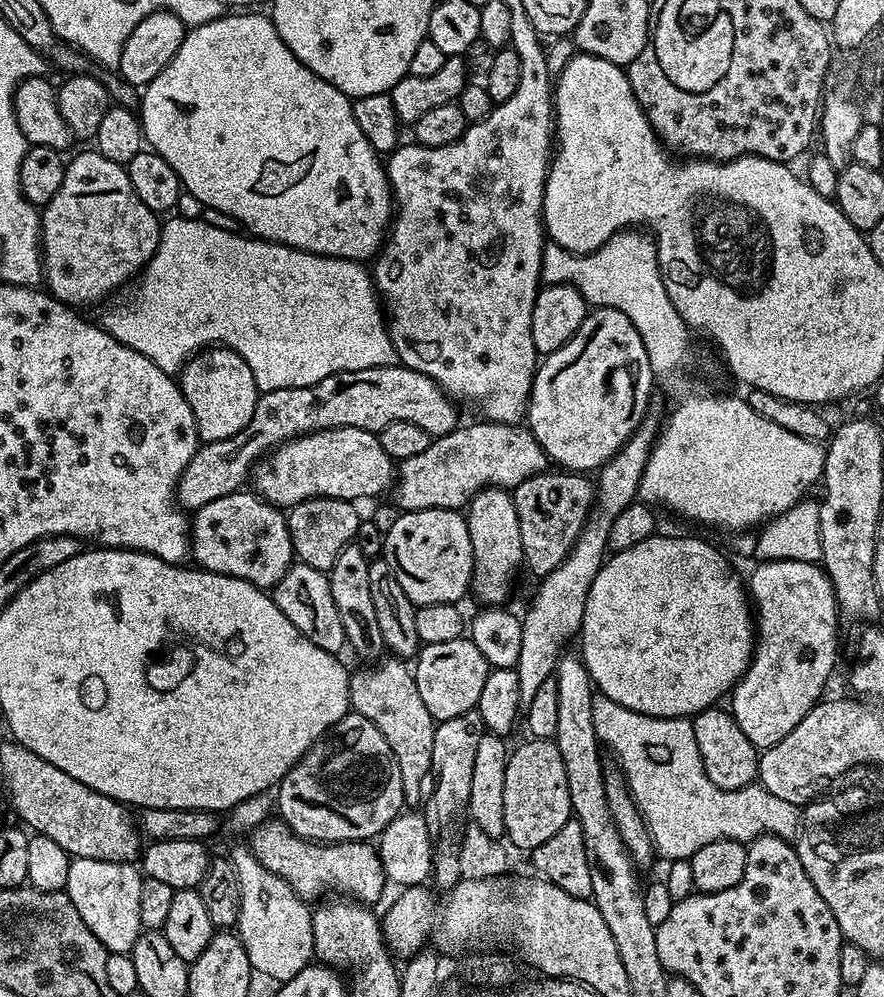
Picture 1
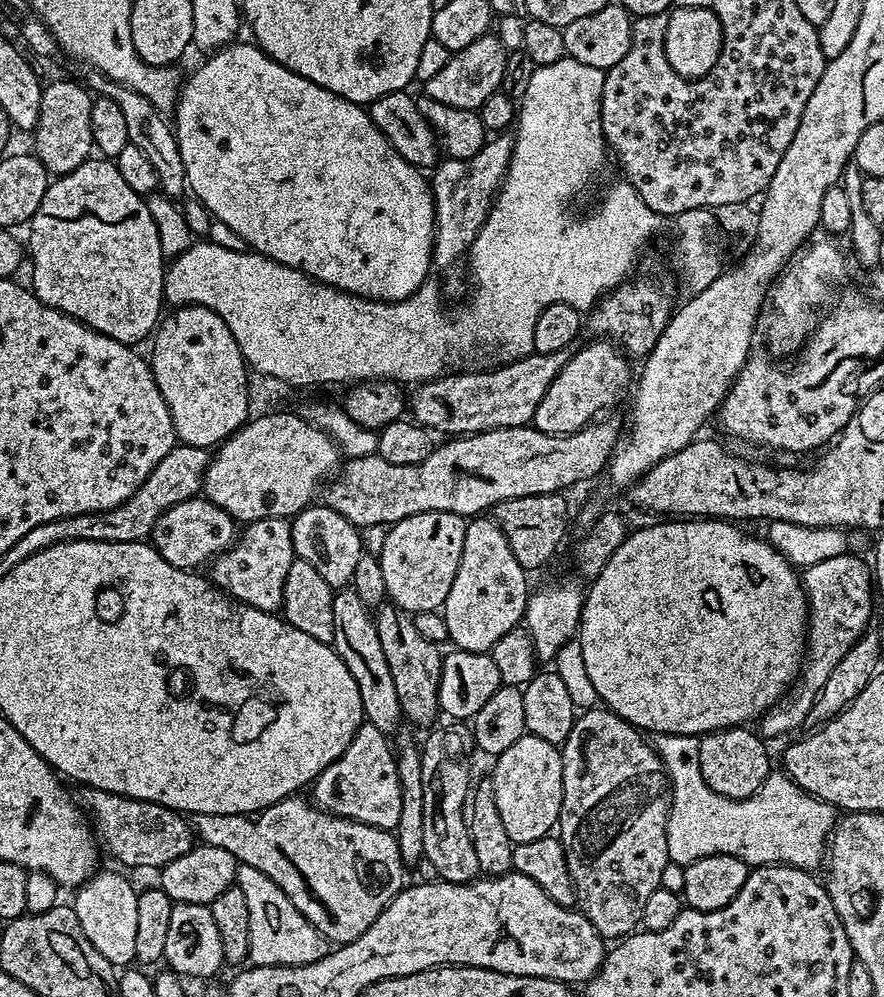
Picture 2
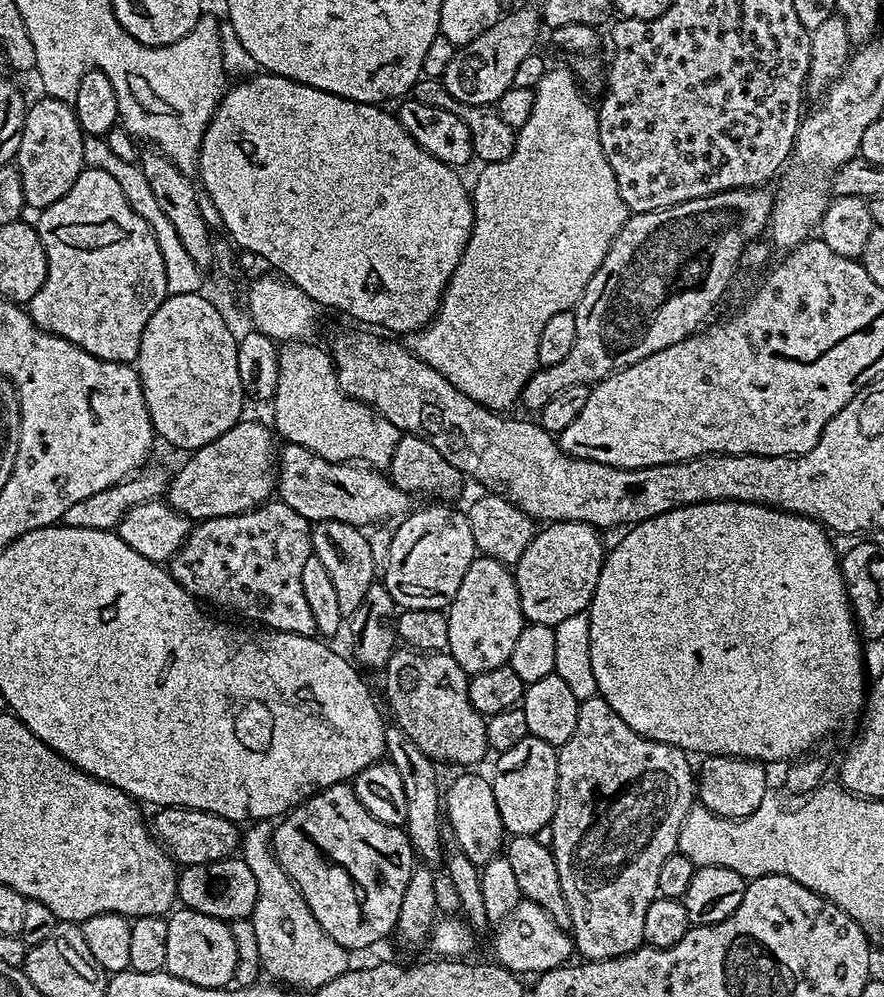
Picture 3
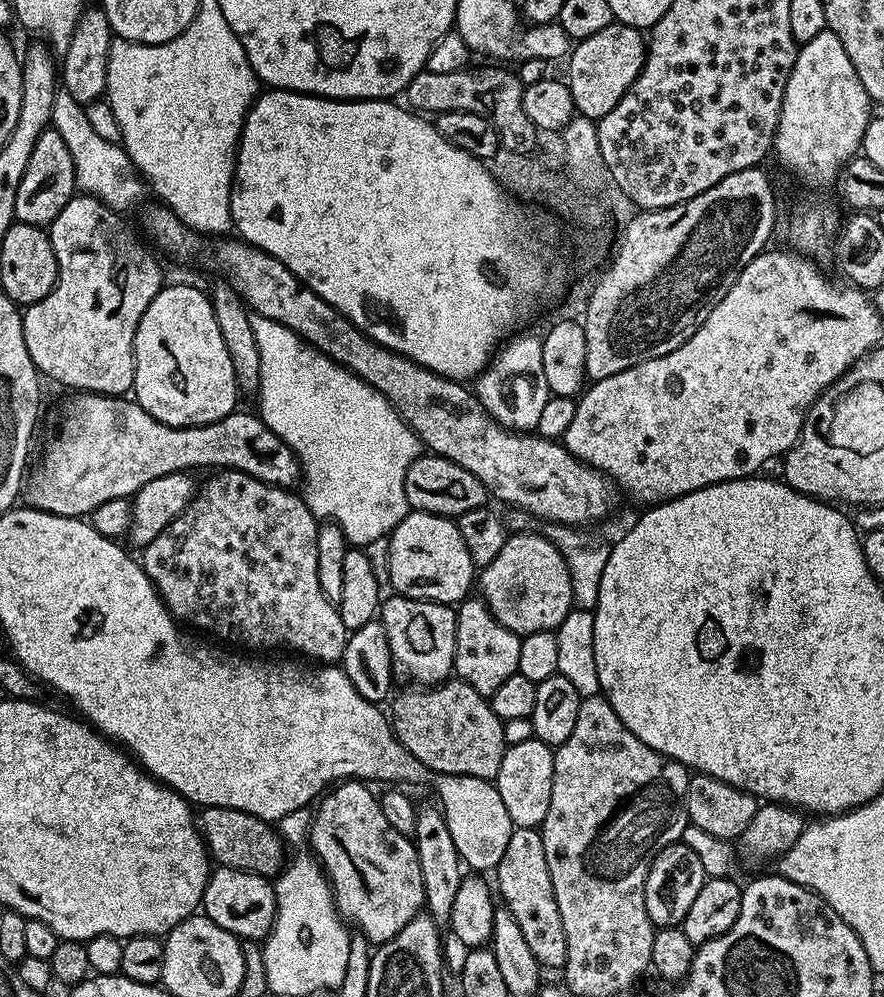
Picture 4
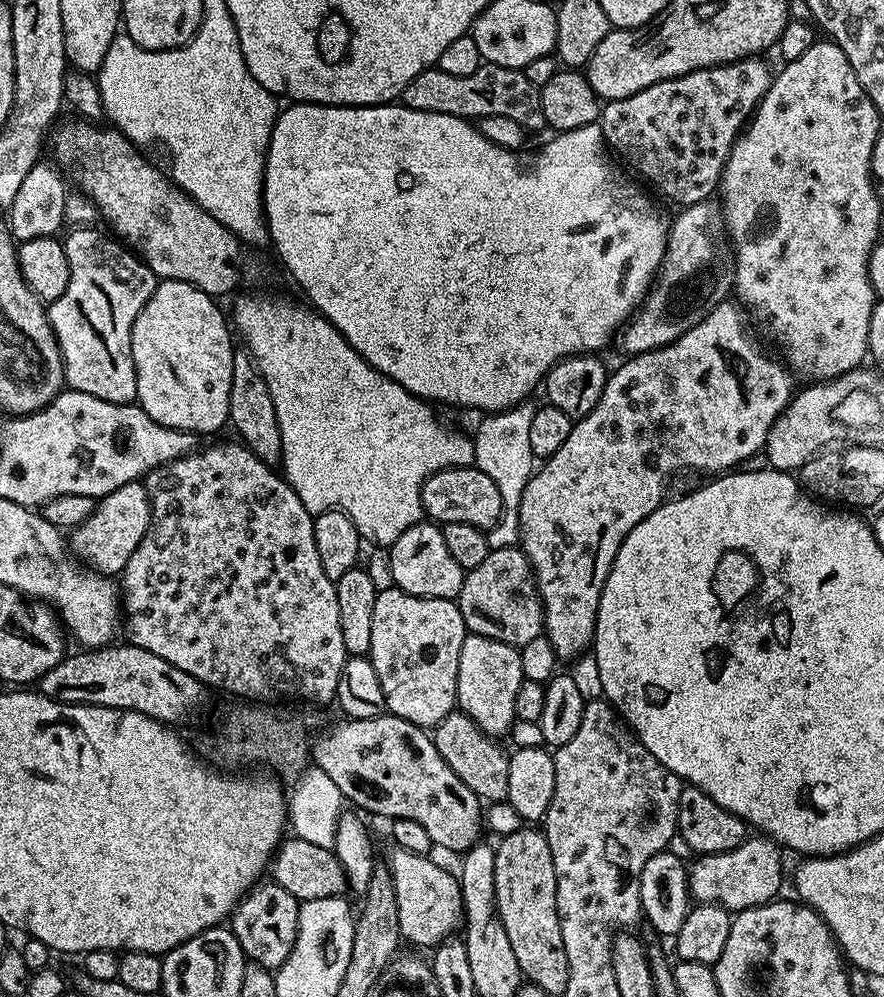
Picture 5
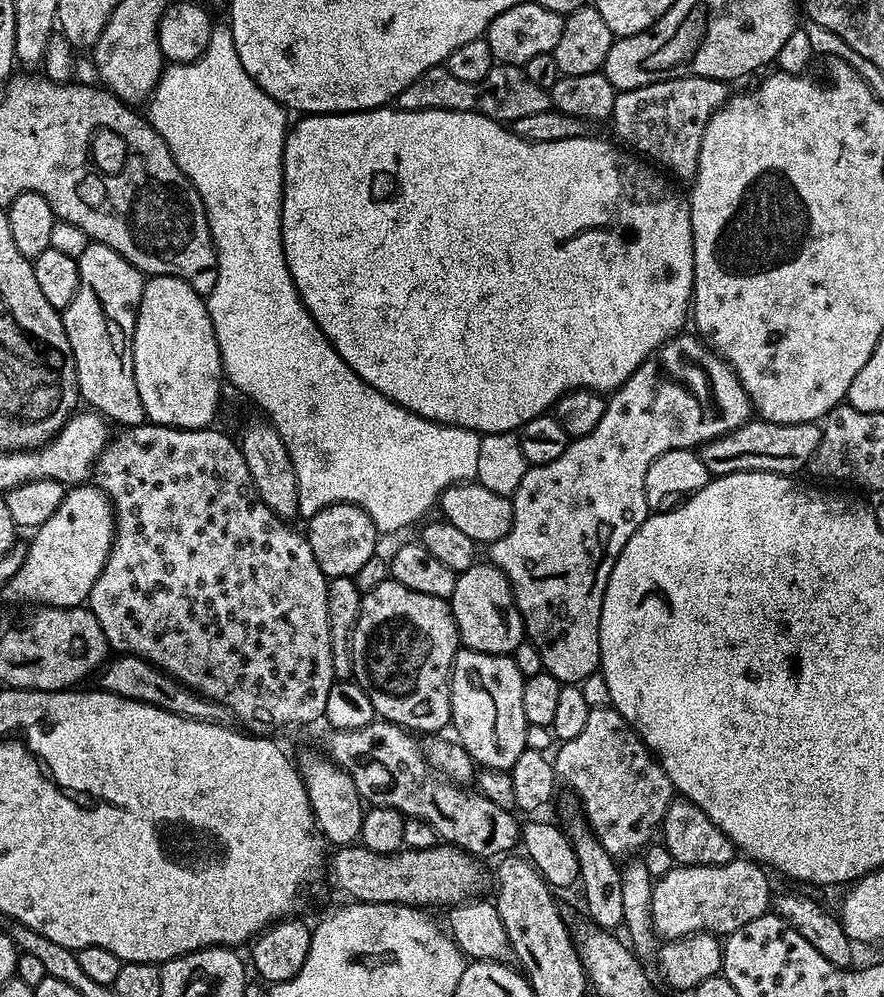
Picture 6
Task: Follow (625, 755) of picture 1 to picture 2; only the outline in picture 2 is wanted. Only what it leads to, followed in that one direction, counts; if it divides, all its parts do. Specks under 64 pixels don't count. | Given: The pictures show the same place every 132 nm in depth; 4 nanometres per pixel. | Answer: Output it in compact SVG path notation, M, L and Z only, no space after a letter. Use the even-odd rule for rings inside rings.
M660 734L654 747L664 763L670 785L666 846L668 859L683 866L710 854L737 856L749 866L788 864L816 870L826 856L826 845L838 819L837 809L810 795L783 771L769 771L766 782L750 798L731 800L706 786L698 766L699 736Z

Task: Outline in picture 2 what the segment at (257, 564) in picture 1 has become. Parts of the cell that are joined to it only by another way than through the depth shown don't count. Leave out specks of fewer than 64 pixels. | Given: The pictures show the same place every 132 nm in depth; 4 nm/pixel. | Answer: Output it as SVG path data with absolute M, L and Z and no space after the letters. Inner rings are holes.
M203 495L196 496L186 502L178 502L178 506L170 506L162 518L154 526L150 543L170 566L199 569L199 564L207 565L209 561L225 552L232 541L238 535L237 521L225 508L219 508L214 502L210 502Z

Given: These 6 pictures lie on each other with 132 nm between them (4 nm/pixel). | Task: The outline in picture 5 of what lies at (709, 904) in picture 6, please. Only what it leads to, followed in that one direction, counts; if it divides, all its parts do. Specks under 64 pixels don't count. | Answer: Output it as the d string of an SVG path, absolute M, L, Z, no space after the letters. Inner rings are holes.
M756 834L729 852L693 859L687 869L691 899L702 904L721 904L733 914L769 904L781 895L780 887L784 884L784 860L780 852L781 845L775 840Z

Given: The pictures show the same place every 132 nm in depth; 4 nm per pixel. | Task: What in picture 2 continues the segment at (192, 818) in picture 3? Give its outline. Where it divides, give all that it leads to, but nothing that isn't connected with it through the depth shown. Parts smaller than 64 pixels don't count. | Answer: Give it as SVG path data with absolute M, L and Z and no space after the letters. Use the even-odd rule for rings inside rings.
M97 788L83 789L83 807L94 825L99 843L117 860L128 868L164 868L174 858L182 858L194 847L194 833L187 815L154 802L135 800Z

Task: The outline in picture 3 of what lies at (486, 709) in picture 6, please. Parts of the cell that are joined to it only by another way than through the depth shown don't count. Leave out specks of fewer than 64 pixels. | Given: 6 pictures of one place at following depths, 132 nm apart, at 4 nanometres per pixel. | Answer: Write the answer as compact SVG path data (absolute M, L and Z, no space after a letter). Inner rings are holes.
M477 555L472 561L458 594L454 594L446 609L448 617L448 646L446 651L462 666L469 677L486 670L496 670L508 663L518 634L522 634L525 618L518 602L518 588L513 569L489 556Z

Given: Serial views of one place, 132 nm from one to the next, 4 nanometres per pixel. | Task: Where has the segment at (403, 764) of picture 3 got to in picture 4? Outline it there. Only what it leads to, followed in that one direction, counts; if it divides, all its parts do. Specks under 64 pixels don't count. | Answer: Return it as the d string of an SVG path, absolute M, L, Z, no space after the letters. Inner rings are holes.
M435 803L417 807L416 825L413 835L418 854L418 862L422 866L422 886L424 887L424 903L427 913L432 917L437 928L444 930L452 923L454 898L458 895L458 886L466 879L466 868L451 838L450 828L441 809Z

